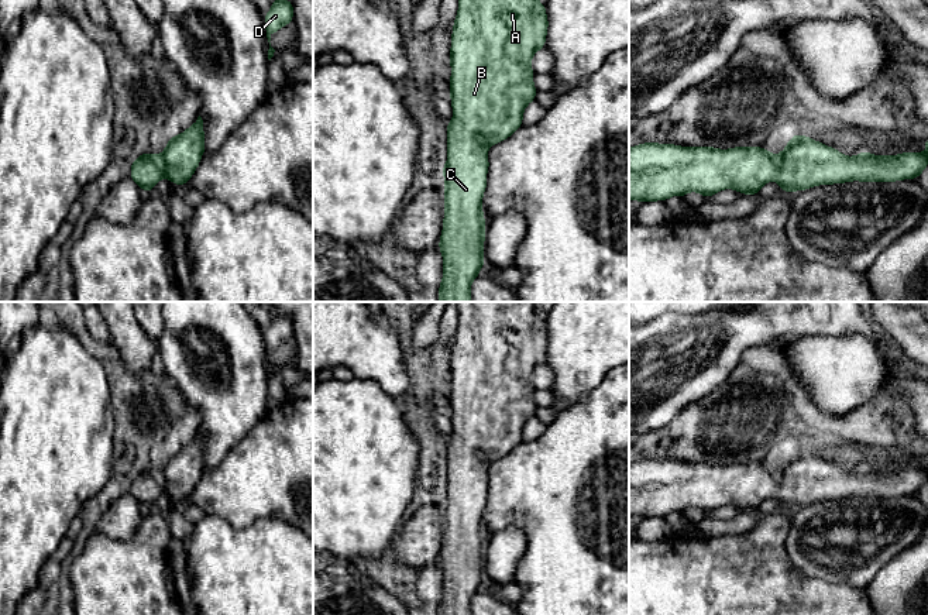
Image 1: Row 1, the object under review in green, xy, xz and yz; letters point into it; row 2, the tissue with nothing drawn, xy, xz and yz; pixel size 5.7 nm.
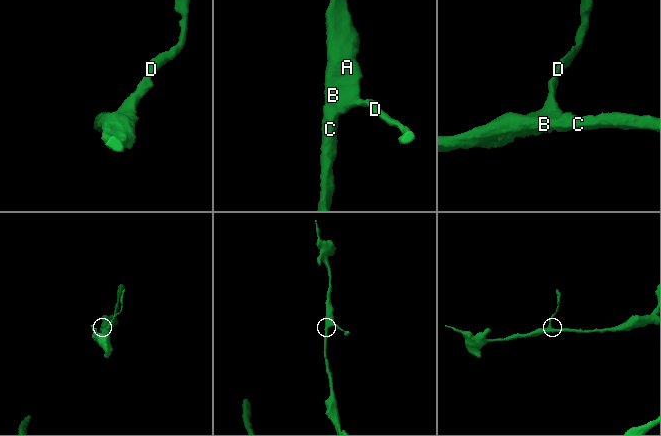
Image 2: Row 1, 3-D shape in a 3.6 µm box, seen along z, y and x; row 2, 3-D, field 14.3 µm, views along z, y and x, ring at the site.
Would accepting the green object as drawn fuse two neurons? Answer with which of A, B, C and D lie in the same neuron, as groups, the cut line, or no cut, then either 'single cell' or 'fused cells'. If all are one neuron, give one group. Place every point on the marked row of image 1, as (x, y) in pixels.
A B C D; no cut; single cell

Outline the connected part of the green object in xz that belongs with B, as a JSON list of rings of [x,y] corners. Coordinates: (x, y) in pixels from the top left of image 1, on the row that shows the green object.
[[[458,0],[450,47],[450,102],[453,120],[447,123],[447,162],[440,169],[444,175],[444,217],[439,240],[443,255],[443,278],[439,285],[439,302],[472,302],[471,284],[485,264],[484,243],[487,223],[482,196],[489,169],[488,148],[509,138],[522,124],[523,111],[536,100],[533,85],[536,75],[530,66],[533,55],[546,45],[549,18],[546,6],[539,0]]]

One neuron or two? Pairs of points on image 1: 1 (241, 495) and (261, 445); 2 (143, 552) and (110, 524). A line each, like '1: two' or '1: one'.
1: one
2: two

